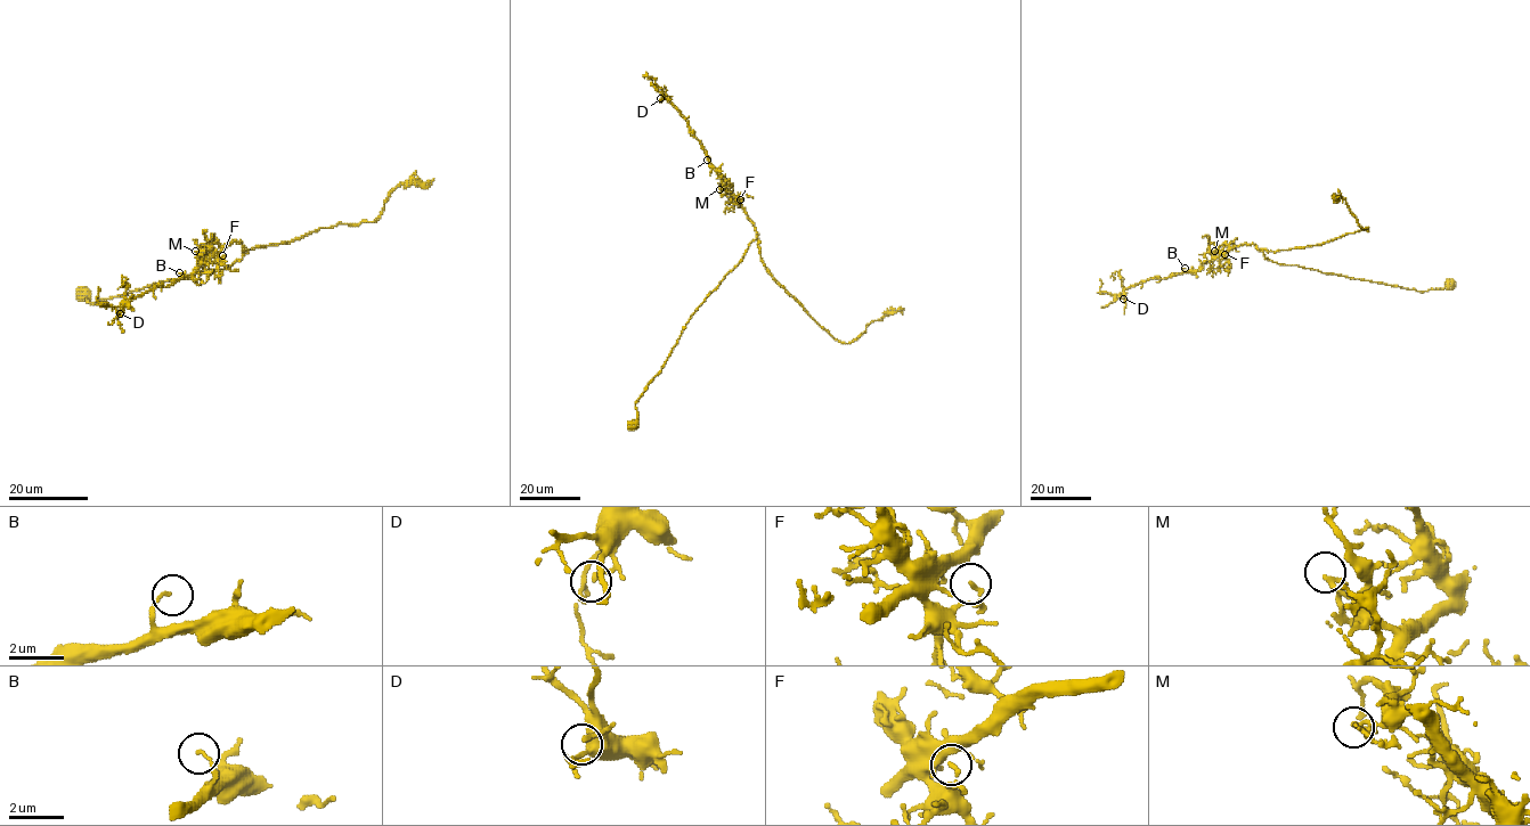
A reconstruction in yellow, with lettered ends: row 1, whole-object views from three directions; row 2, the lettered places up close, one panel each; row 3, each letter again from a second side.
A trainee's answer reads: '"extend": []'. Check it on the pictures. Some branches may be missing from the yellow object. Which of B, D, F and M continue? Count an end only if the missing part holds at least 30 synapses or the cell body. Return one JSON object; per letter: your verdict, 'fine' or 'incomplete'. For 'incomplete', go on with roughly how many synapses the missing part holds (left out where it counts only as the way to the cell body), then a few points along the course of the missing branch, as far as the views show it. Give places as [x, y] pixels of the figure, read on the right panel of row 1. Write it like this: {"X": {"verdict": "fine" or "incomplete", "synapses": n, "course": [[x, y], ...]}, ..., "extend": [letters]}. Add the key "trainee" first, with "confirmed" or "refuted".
{"trainee": "confirmed", "B": {"verdict": "fine"}, "D": {"verdict": "fine"}, "F": {"verdict": "fine"}, "M": {"verdict": "fine"}, "extend": []}

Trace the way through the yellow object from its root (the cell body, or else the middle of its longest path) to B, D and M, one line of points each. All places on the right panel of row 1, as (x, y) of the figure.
B: (1450, 284), (1419, 292), (1280, 264), (1269, 261), (1253, 244), (1234, 245), (1198, 269), (1183, 271), (1185, 268)
D: (1450, 284), (1419, 292), (1323, 274), (1269, 261), (1244, 244), (1198, 269), (1142, 280), (1123, 299)
M: (1450, 284), (1419, 292), (1280, 264), (1269, 261), (1253, 244), (1234, 245), (1214, 258), (1214, 251)

